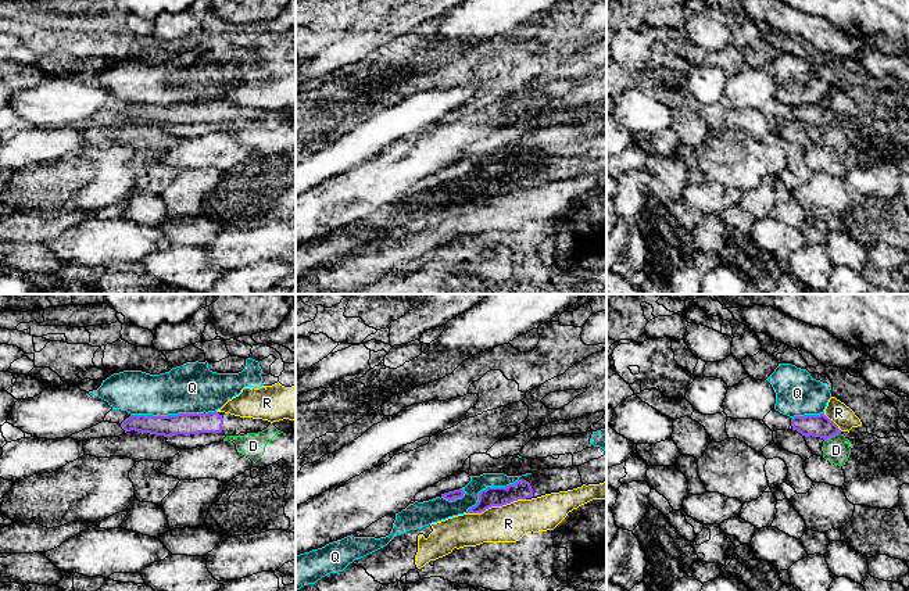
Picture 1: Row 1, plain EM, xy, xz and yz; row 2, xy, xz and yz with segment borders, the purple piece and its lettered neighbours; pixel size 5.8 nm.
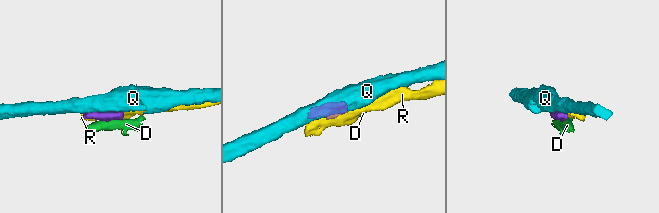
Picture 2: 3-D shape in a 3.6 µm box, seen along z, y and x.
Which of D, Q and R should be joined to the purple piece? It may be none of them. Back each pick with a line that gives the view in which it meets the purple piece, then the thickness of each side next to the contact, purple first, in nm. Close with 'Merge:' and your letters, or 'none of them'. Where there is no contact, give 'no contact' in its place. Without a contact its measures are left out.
Merge: none of them

